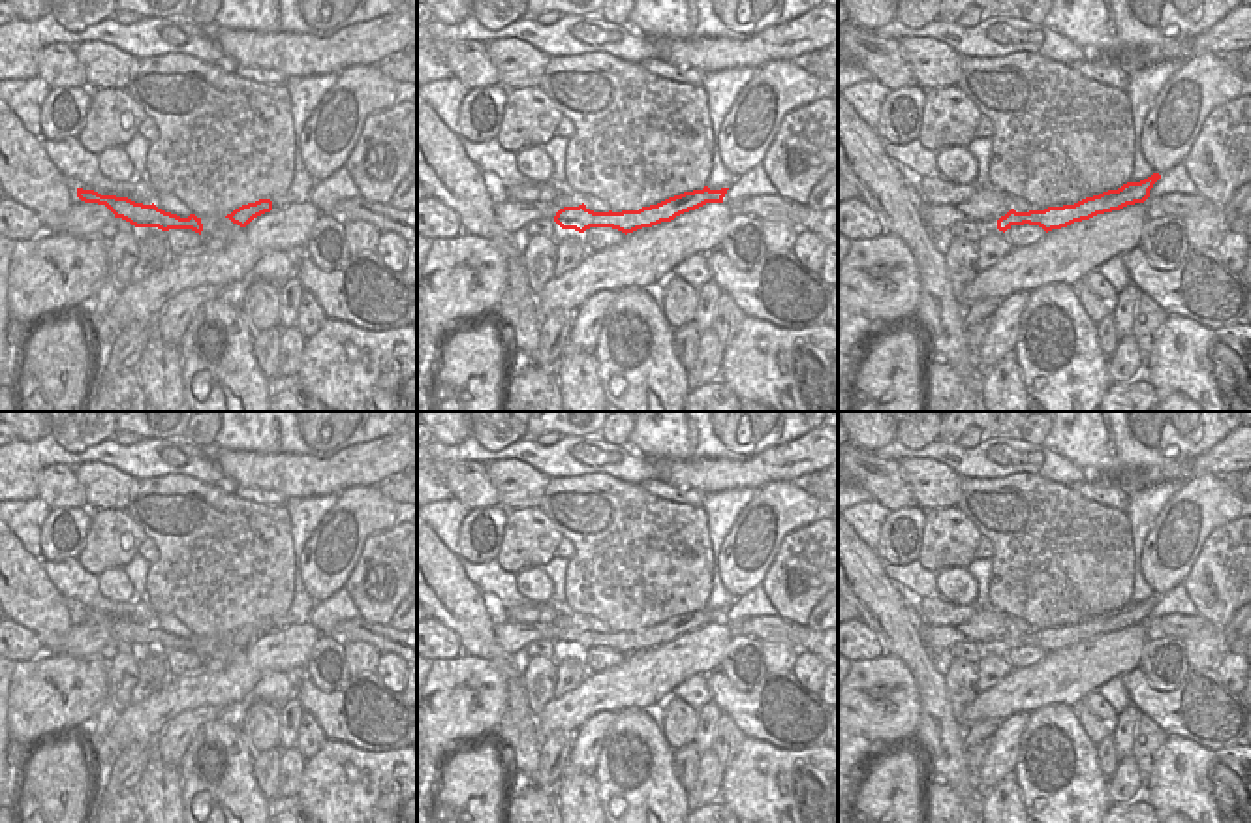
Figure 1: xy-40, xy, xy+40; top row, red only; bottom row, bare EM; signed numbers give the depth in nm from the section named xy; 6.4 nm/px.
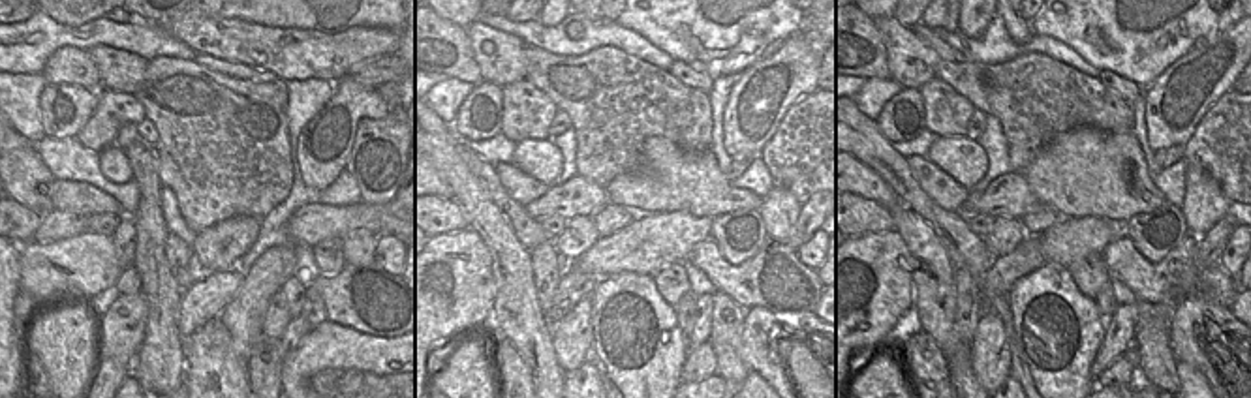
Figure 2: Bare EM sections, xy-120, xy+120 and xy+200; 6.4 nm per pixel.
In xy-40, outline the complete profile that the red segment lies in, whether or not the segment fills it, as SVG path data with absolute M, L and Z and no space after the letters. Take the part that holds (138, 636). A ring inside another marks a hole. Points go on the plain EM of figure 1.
M77 609L77 618L85 624L105 626L115 635L115 639L122 639L135 648L158 648L162 652L192 650L199 656L203 652L201 639L197 639L195 635L180 639L177 635L158 629L154 624L143 626L128 618L101 616L94 611L83 611L83 609Z

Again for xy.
M729 609L684 613L680 616L669 618L657 626L642 628L639 631L622 633L594 633L584 624L579 628L564 628L556 633L554 643L562 650L575 650L584 654L590 648L612 648L622 654L633 654L642 648L652 648L661 643L671 643L676 637L695 631L706 624L723 624Z

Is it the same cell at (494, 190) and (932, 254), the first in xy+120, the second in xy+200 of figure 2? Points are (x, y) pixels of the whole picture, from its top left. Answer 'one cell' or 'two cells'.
two cells

